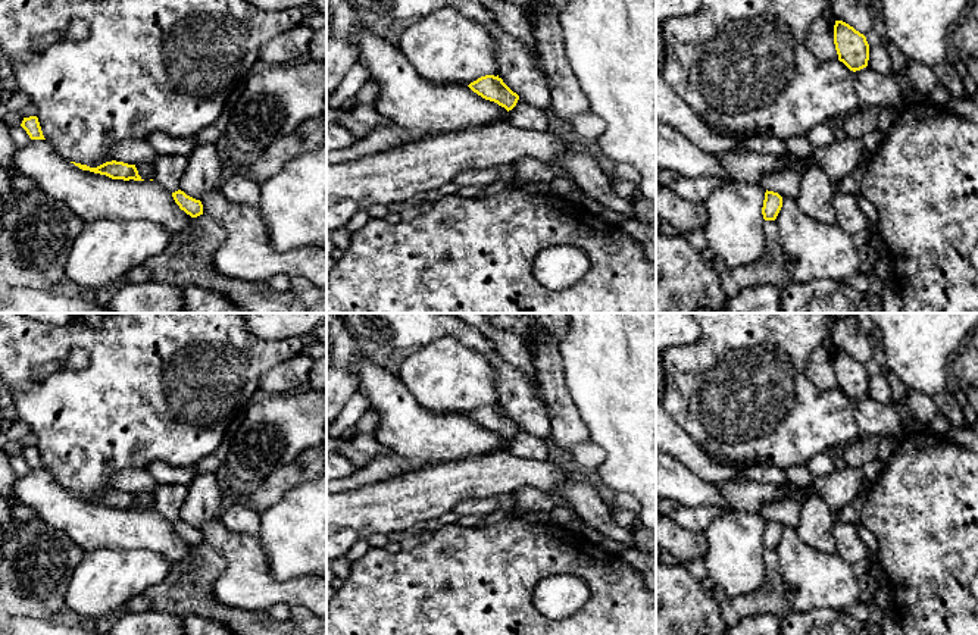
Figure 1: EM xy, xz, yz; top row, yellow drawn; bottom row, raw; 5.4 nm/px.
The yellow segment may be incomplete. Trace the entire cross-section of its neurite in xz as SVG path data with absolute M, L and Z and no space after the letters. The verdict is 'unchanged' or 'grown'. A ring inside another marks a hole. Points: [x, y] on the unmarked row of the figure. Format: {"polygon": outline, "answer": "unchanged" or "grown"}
{"polygon": "M499 404L481 406L468 416L482 428L504 437L507 441L512 440L519 429L519 425L513 422Z", "answer": "unchanged"}

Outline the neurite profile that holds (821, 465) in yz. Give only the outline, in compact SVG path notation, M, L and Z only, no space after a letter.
M824 451L821 454L813 456L806 467L816 476L827 476L835 470L835 464L832 462L832 451Z

